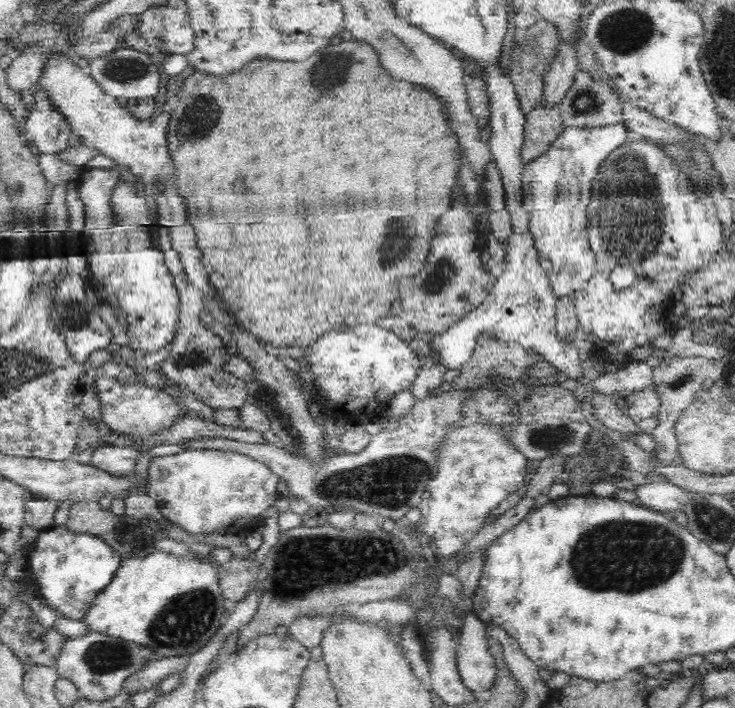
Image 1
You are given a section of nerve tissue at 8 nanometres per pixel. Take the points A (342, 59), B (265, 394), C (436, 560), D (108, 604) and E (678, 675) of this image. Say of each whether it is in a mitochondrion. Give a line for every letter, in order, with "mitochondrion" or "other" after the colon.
A: mitochondrion
B: mitochondrion
C: other
D: other
E: other

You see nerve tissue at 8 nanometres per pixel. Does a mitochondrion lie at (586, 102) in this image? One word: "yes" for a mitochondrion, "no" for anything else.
yes

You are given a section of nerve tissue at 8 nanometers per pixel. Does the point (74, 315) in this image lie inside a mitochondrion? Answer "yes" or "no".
yes

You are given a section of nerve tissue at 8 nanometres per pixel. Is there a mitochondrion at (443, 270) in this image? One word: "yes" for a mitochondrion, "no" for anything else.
yes

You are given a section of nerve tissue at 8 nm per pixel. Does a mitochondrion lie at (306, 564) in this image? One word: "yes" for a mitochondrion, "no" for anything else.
yes

